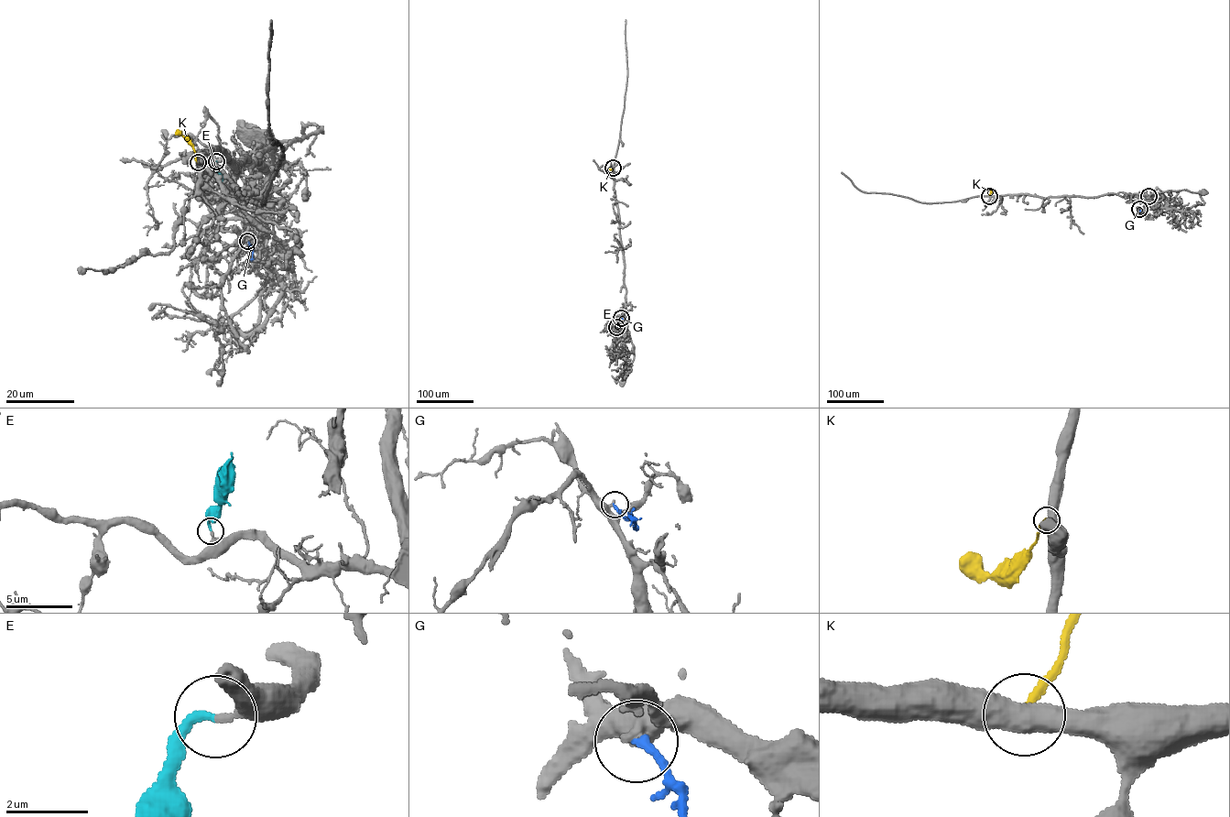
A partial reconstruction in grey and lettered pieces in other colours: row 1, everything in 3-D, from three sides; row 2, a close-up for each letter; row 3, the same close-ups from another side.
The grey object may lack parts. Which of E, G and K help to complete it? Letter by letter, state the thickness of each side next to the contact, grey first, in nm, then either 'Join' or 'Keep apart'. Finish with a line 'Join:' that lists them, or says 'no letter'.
E: Thickness 300 nm (grey) against 200 nm. Join
G: Thickness 400 nm (grey) against 200 nm. Keep apart
K: Thickness 550 nm (grey) against 170 nm. Keep apart
Join: E

